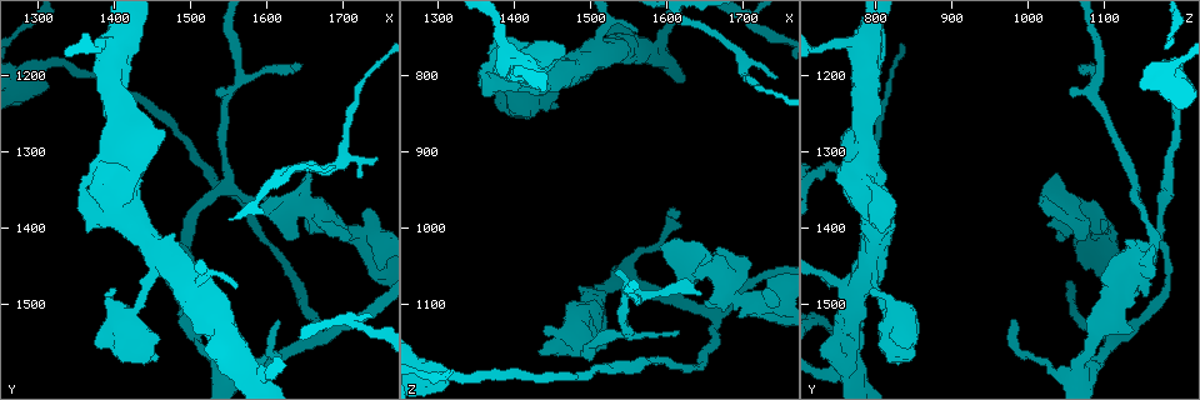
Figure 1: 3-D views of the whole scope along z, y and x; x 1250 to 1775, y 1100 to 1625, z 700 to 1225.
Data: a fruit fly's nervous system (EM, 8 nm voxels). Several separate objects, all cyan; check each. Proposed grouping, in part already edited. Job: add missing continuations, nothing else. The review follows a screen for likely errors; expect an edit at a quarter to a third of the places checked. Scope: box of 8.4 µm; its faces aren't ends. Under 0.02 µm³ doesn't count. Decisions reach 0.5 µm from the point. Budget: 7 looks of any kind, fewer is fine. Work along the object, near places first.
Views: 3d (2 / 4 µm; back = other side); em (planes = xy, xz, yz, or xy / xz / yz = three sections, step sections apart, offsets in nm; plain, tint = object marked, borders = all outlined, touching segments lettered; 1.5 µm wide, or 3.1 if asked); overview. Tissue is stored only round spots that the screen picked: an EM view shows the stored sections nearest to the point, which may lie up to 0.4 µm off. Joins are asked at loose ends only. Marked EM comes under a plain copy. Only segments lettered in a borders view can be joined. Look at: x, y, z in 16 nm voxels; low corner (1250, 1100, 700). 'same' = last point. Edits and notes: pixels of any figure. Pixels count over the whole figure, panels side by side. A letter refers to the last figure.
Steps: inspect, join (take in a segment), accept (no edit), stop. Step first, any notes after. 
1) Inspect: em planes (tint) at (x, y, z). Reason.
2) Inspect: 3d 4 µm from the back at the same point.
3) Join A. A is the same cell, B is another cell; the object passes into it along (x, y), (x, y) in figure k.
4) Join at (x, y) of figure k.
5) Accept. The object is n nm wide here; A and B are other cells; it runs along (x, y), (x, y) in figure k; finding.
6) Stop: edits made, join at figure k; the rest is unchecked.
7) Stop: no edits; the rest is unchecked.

Inspect: em planes (borders) at (1395, 1485, 790). Free end.

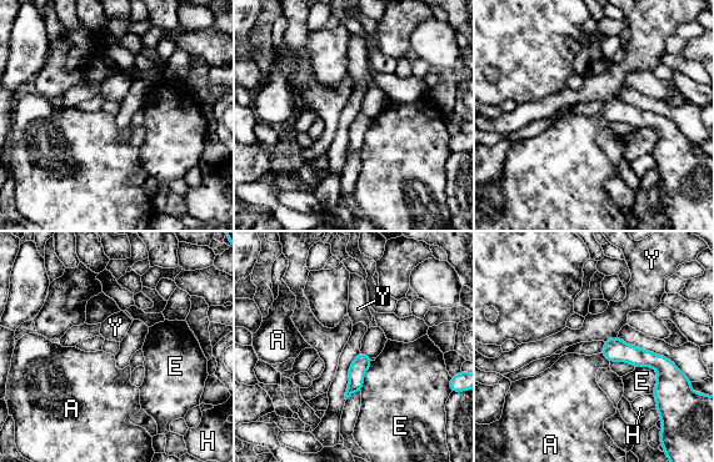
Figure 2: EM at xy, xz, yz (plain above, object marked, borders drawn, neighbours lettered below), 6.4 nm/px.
Accept. The longest contact is with E, 220 nm; A, E, H and Y are other cells; it runs along (607, 345), (649, 358), (660, 370), (658, 390) in figure 2; none of them fits.

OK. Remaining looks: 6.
Inspect: em yz step 4 (borders) at (1645, 1185, 1085). Tapers out.

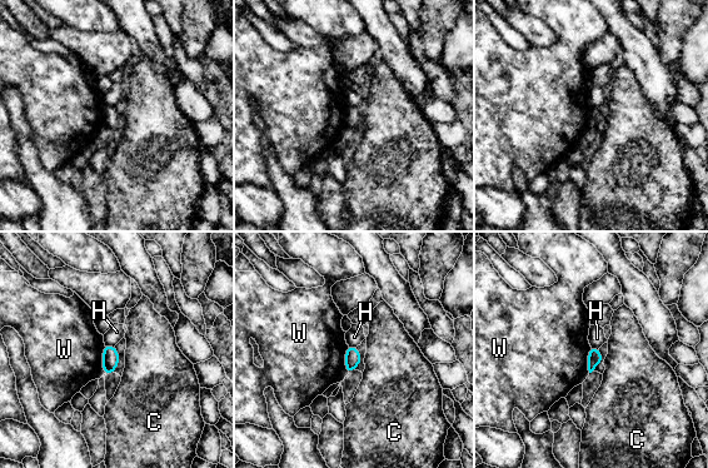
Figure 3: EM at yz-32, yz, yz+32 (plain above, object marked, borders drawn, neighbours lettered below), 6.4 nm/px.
Accept. The object is 100 nm wide here; C, H and W are other cells; a border runs along (104, 344), (103, 373) in figure 3; none of them fits.

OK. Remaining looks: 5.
Inspect: 3d 2 µm at (1705, 1415, 1040). Free end.

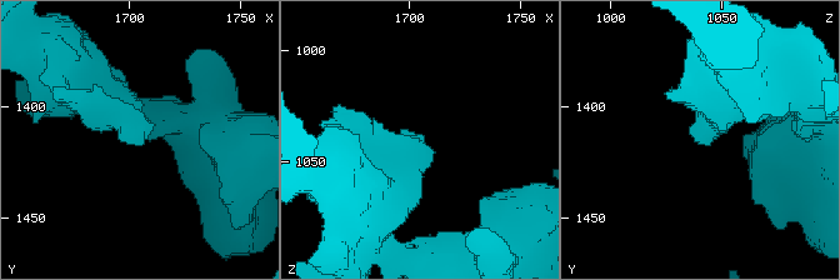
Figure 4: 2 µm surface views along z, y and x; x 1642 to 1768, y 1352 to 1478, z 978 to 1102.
Inspect: em planes (borders) at (1708, 1413, 1041). Shape alone is not enough.

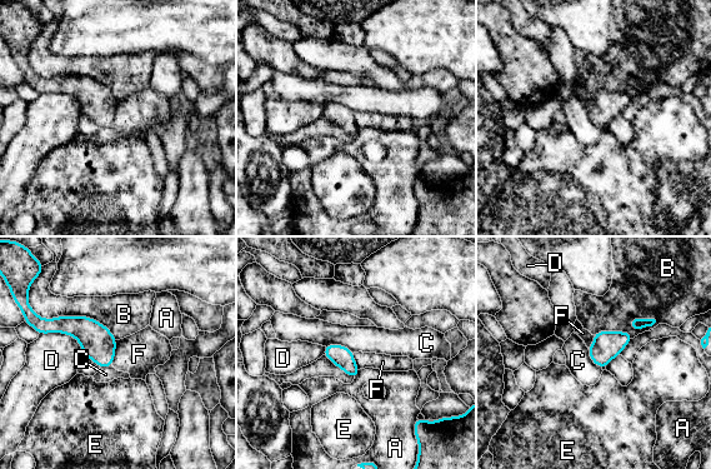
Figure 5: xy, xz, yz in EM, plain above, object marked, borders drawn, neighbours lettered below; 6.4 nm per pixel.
Accept. The object is 140 nm wide here; A, B, C, D, E and F are other cells; a border runs along (116, 340), (111, 364) in figure 5; none of them fits.

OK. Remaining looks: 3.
Stop: no edits; the rest is unchecked.

